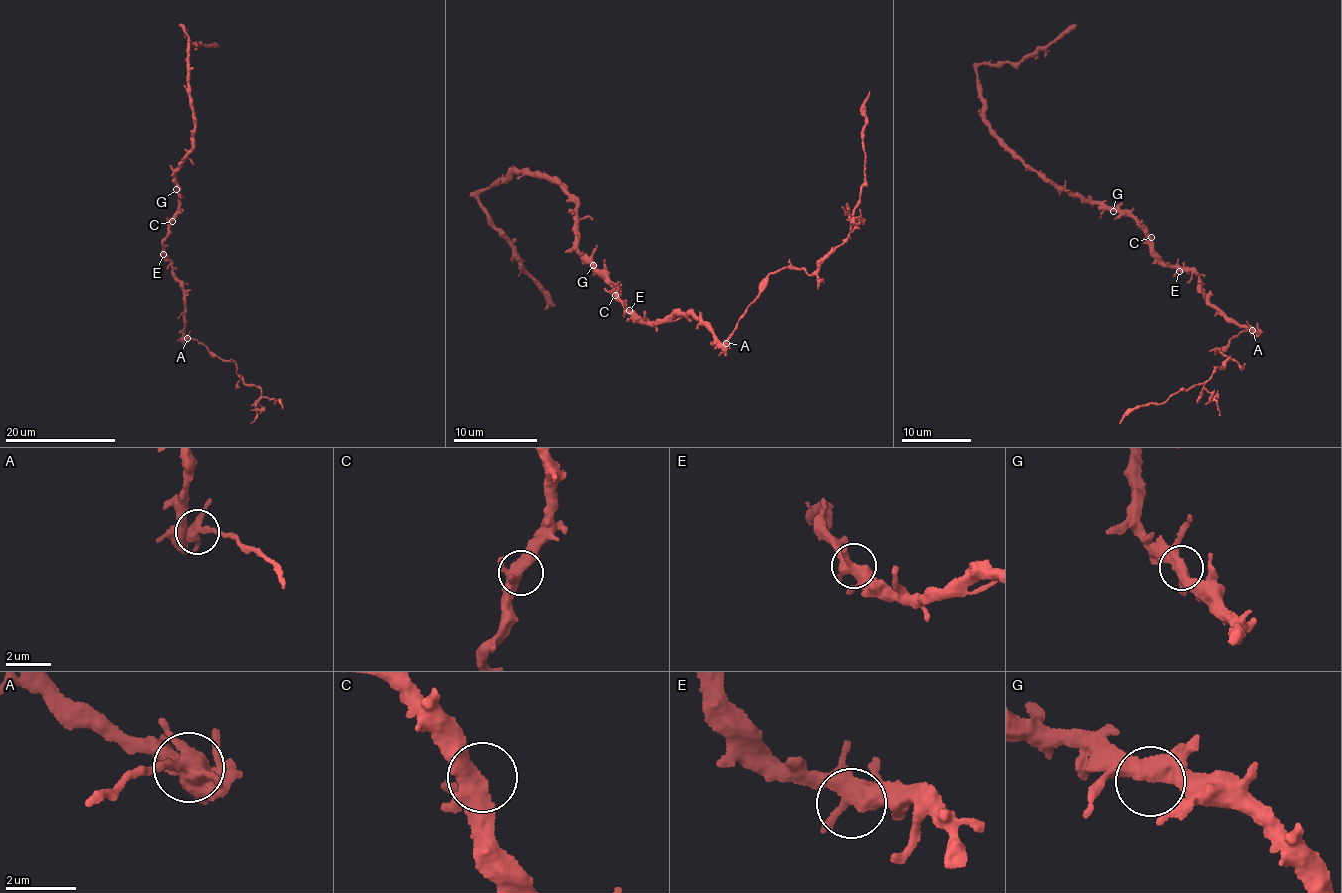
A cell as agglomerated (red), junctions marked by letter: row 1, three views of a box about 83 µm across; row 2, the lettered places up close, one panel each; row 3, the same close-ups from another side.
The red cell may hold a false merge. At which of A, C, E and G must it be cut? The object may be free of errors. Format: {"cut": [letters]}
{"cut": ["A"]}

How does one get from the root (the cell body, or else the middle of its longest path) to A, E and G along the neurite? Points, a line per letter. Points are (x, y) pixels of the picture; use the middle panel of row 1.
A: (619, 296), (626, 310), (650, 322), (687, 312), (707, 327), (715, 341), (723, 345), (726, 342)
E: (619, 296), (619, 302), (629, 310)
G: (619, 296), (611, 290), (613, 287), (606, 272), (593, 265)

